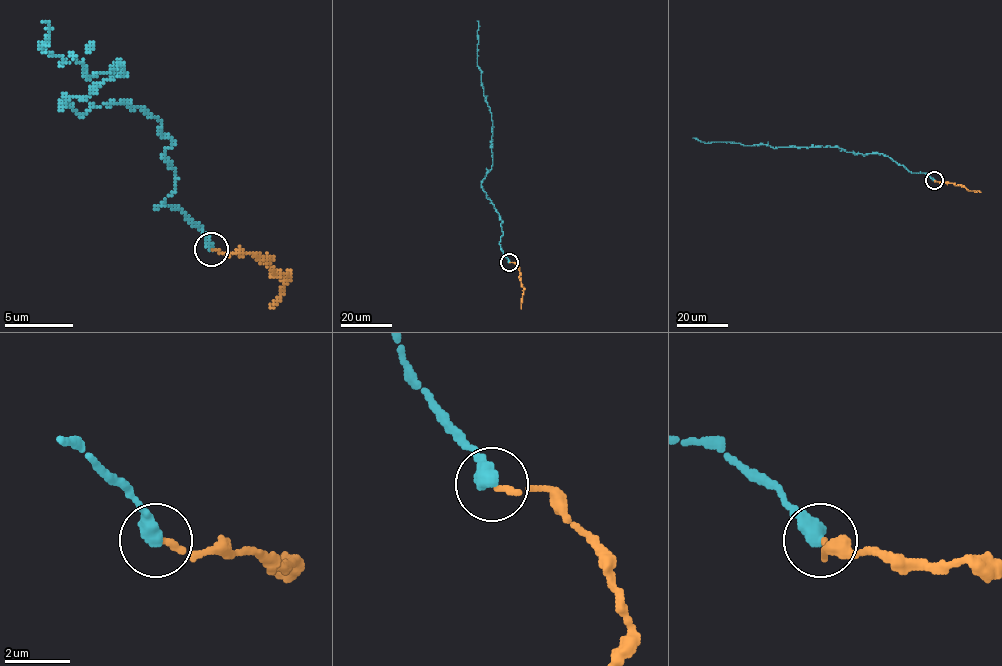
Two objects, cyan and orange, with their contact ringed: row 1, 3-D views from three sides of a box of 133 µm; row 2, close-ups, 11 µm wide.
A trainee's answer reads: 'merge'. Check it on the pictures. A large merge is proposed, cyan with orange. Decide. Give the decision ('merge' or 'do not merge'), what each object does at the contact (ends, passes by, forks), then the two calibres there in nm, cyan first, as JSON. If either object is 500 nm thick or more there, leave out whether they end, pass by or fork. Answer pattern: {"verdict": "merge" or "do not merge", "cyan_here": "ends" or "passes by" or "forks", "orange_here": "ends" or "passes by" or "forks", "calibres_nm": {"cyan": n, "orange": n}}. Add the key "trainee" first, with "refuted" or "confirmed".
{"trainee": "confirmed", "verdict": "merge", "cyan_here": "ends", "orange_here": "ends", "calibres_nm": {"cyan": 460, "orange": 190}}

